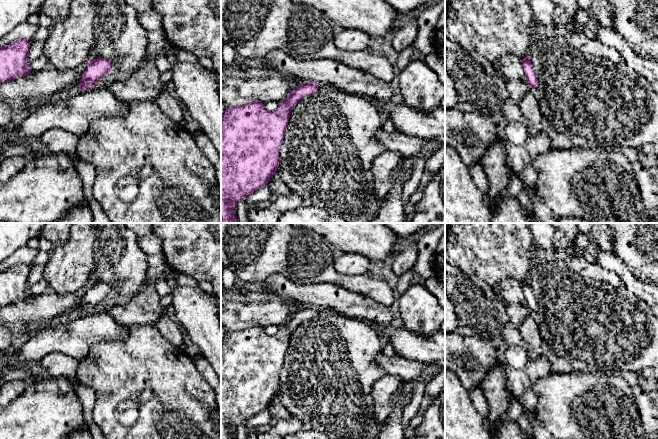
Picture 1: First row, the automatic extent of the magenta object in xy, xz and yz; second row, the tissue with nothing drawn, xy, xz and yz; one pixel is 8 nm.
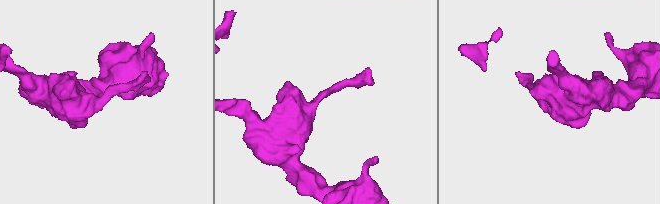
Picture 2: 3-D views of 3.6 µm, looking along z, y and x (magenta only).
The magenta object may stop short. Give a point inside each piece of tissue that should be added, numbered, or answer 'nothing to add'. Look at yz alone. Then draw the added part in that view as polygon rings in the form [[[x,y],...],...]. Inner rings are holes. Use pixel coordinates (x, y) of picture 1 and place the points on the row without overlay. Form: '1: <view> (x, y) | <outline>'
nothing to add

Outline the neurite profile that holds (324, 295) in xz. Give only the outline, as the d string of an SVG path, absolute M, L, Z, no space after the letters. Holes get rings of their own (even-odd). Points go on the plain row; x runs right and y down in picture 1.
M275 273L259 287L281 296L282 300L304 306L329 308L345 316L382 326L388 326L398 316L395 309L385 307L366 295L352 292L337 284L299 284Z

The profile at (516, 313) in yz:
M506 304L506 311L508 320L517 327L519 327L524 321L524 318L530 314L526 305L521 304Z

